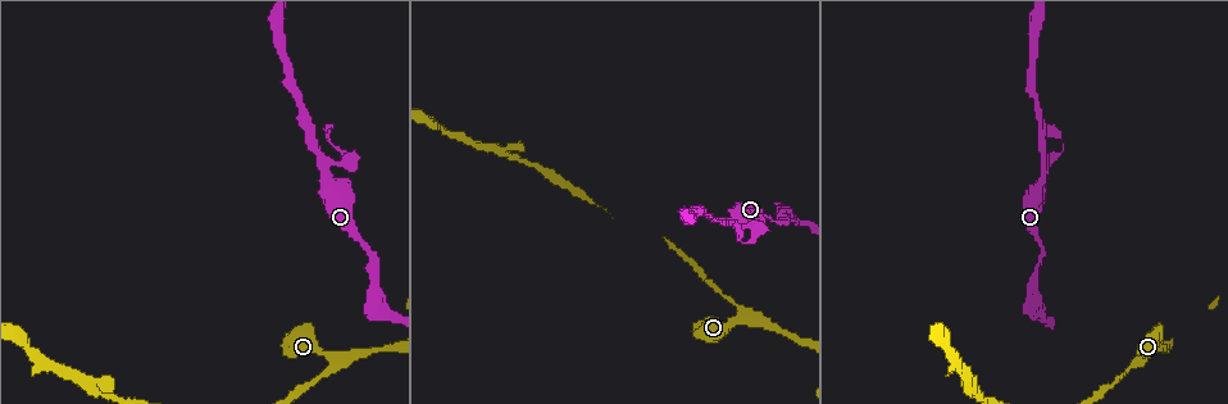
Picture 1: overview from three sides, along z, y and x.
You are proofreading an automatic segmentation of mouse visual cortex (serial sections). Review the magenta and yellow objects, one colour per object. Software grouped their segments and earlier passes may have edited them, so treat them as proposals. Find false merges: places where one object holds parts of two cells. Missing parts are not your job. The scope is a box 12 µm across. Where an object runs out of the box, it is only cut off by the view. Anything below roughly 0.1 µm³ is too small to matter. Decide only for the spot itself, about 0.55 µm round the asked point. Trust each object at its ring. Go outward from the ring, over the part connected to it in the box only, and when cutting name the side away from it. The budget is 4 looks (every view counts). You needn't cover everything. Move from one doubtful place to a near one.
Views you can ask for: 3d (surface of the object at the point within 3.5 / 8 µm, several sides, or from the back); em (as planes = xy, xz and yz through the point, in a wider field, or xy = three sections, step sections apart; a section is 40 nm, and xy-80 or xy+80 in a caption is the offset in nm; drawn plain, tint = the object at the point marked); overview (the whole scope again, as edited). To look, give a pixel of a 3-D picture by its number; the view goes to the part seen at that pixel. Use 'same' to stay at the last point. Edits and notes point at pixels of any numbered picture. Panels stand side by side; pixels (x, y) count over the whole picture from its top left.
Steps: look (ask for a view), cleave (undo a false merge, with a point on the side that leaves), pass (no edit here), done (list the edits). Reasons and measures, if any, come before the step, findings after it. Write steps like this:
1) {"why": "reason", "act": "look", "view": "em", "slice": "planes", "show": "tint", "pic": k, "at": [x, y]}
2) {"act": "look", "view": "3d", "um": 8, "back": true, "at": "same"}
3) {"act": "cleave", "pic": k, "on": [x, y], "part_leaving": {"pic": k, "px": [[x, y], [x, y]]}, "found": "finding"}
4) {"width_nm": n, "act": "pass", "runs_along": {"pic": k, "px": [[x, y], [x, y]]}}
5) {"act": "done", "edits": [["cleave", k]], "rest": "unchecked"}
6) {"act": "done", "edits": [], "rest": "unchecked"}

{"why": "abrupt turn", "act": "look", "view": "3d", "um": 3.5, "back": true, "pic": 1, "at": [324, 165]}

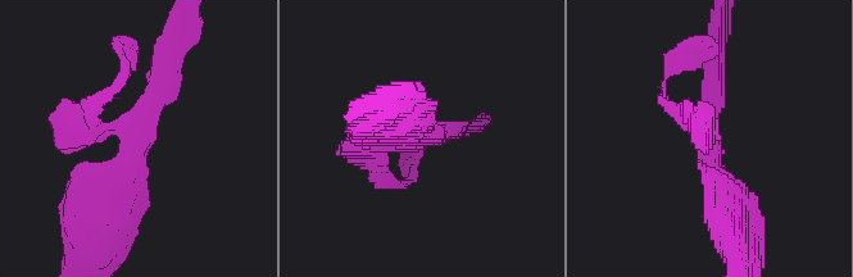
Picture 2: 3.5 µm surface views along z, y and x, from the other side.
{"arms": 3, "arm_widths_nm": [200, 250, 450], "act": "look", "view": "em", "slice": "xy", "step": 5, "show": "tint", "pic": 2, "at": [137, 140]}

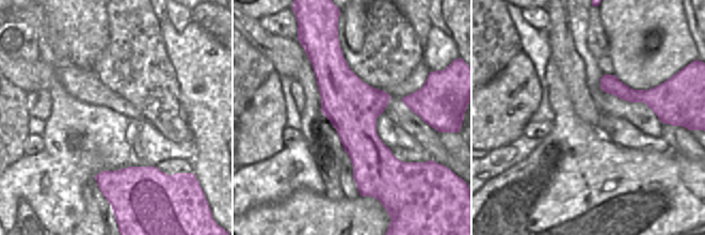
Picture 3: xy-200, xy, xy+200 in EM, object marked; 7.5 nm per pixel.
{"act": "pass", "found": "one cell here"}

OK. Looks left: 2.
{"why": "three arms meet", "act": "look", "view": "3d", "um": 3.5, "pic": 1, "at": [1137, 360]}

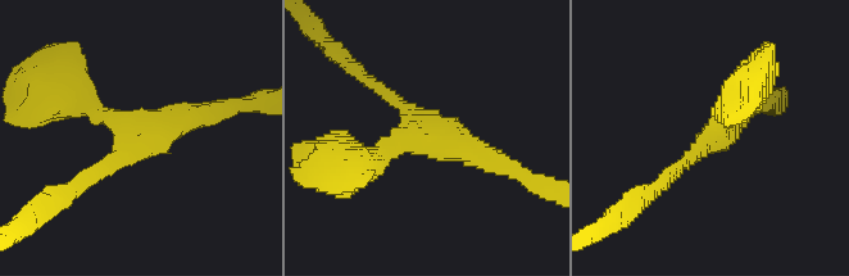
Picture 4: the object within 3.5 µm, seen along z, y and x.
{"arm_widths_nm": [200, 300, 400], "act": "pass", "found": "continuous, no second cell"}

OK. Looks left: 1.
{"act": "done", "edits": [], "rest": "unchecked"}

